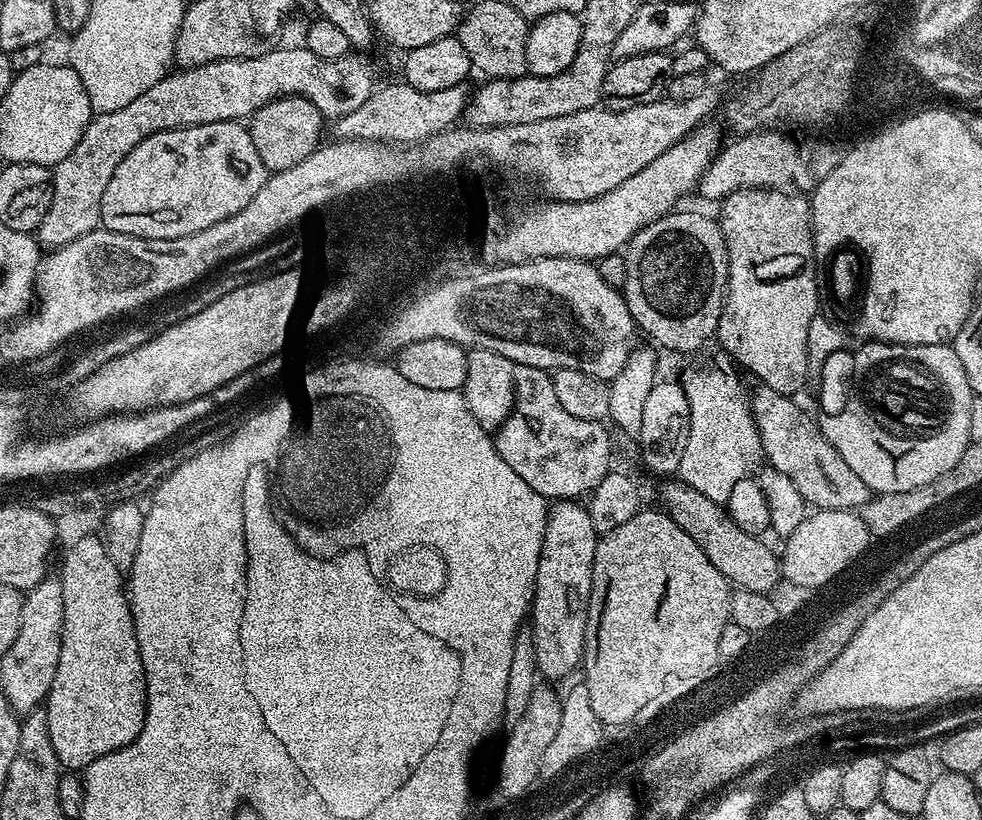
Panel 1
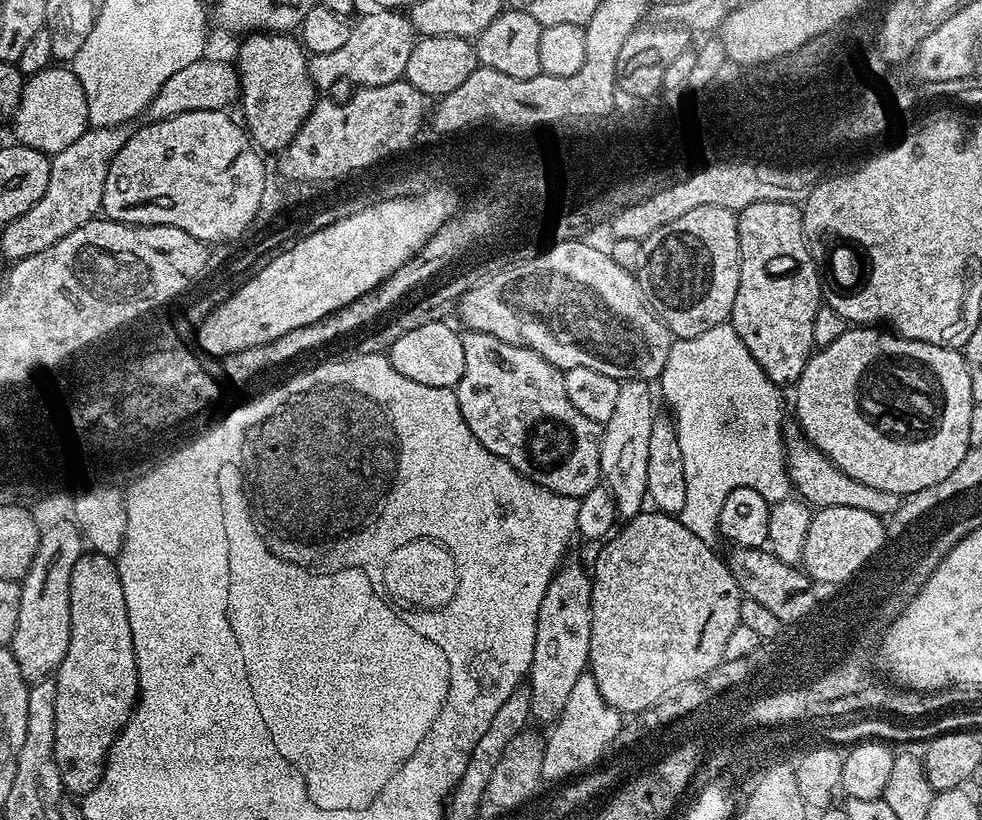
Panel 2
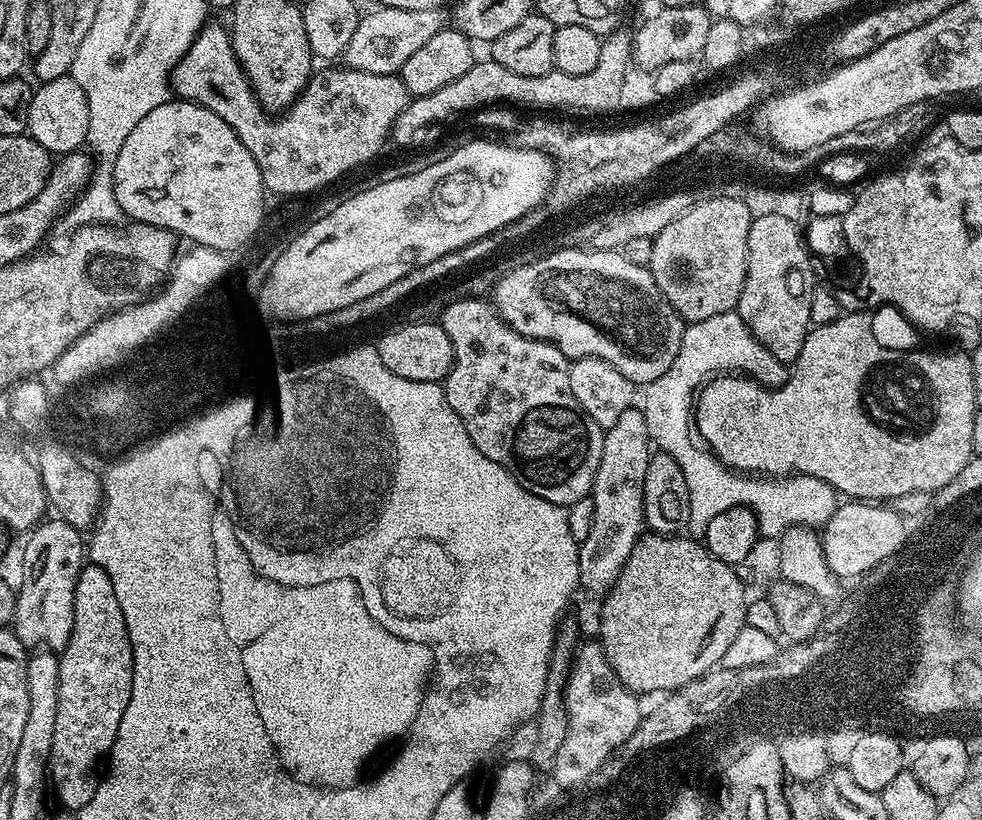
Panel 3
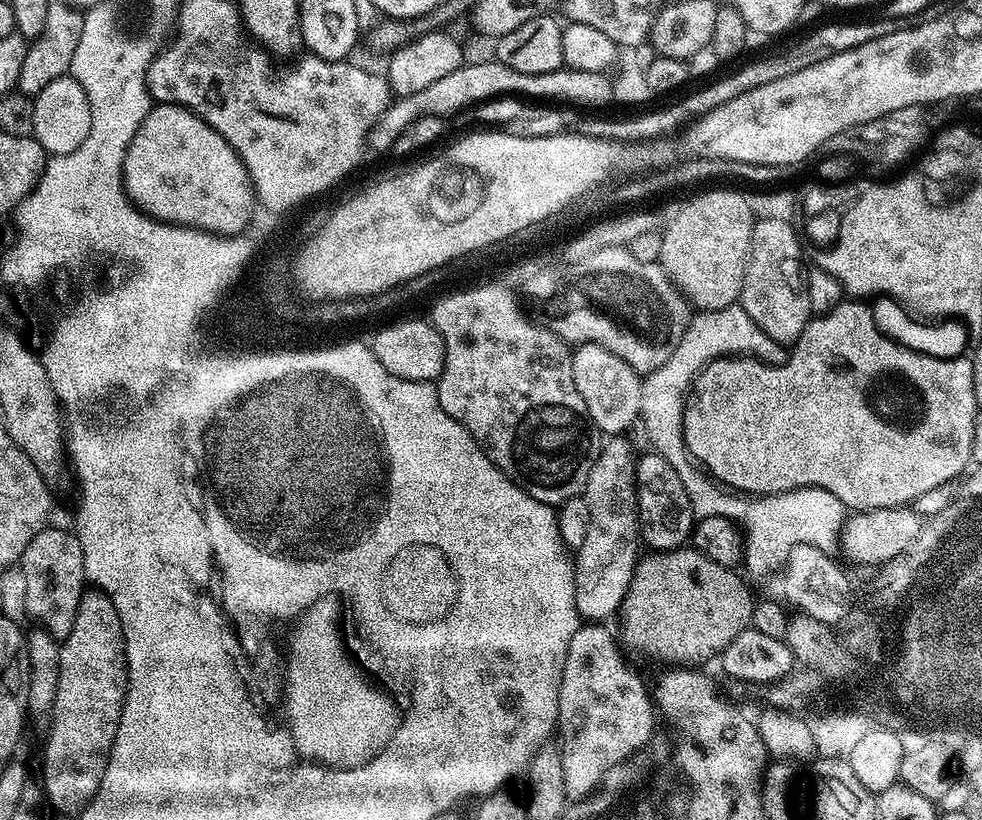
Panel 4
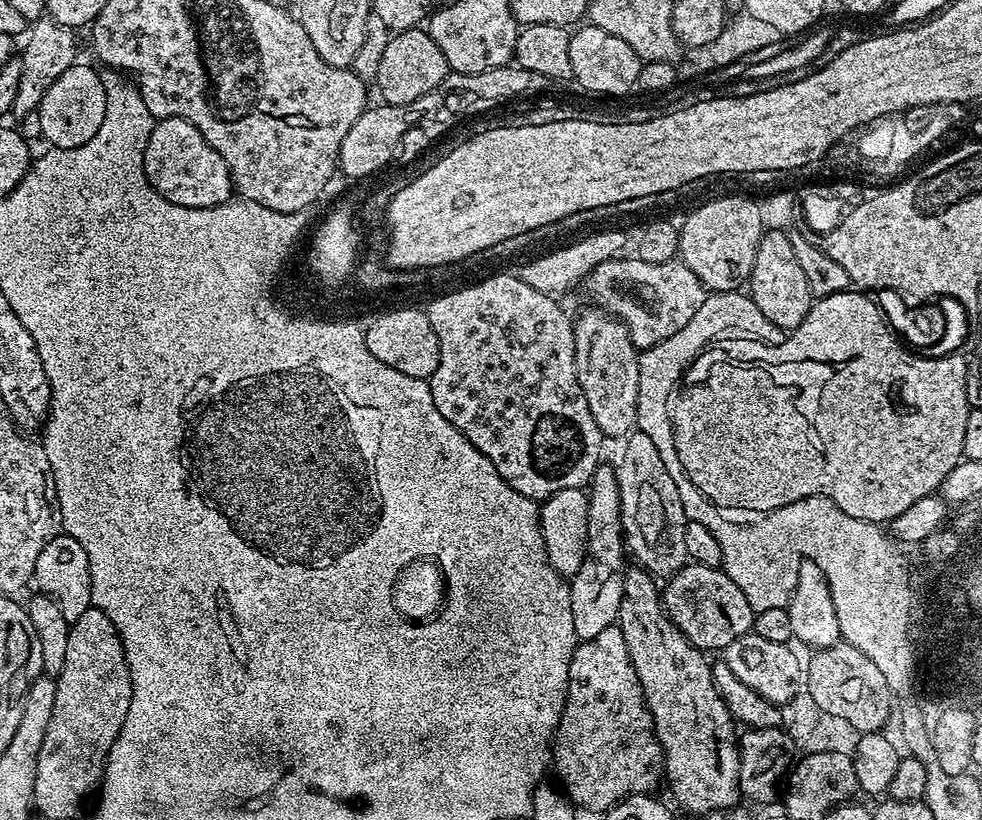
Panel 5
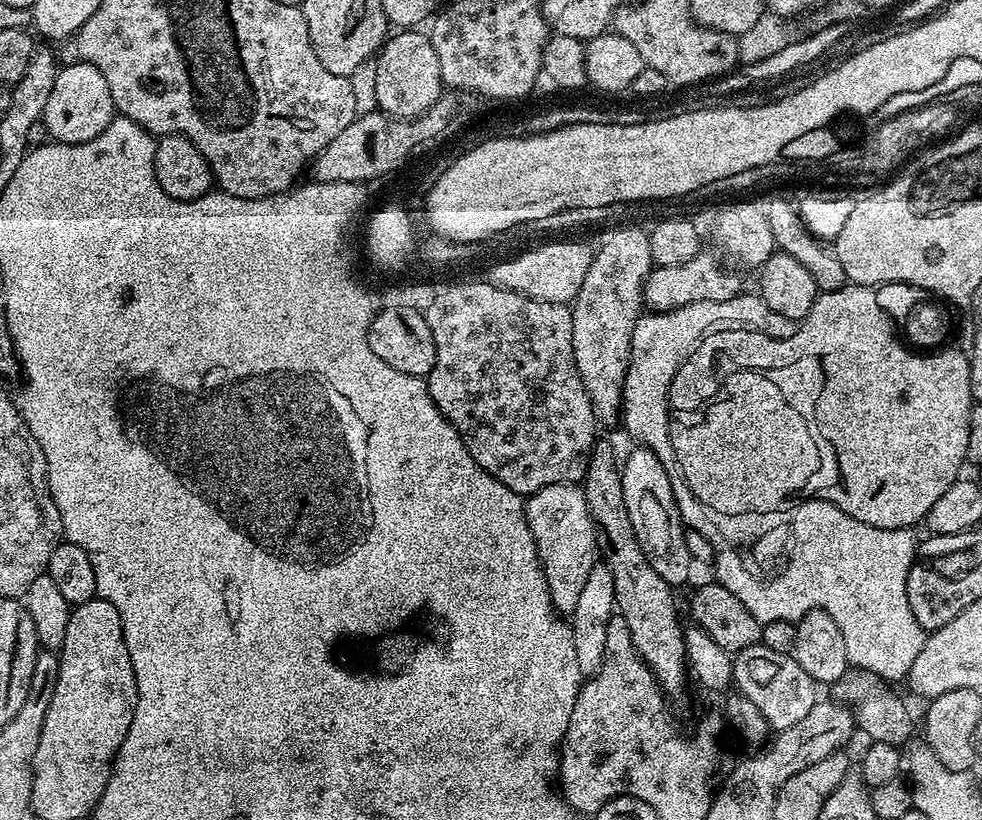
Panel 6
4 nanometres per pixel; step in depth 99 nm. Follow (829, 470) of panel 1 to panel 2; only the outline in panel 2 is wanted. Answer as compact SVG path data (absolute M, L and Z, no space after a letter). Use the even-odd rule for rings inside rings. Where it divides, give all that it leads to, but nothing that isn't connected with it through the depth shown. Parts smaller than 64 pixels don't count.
M803 435L787 437L786 471L790 484L797 488L799 499L813 509L833 508L834 506L854 506L858 510L866 510L875 516L890 516L900 507L901 496L890 490L878 490L874 486L866 486L850 474L843 472L835 462L822 450L818 450Z

